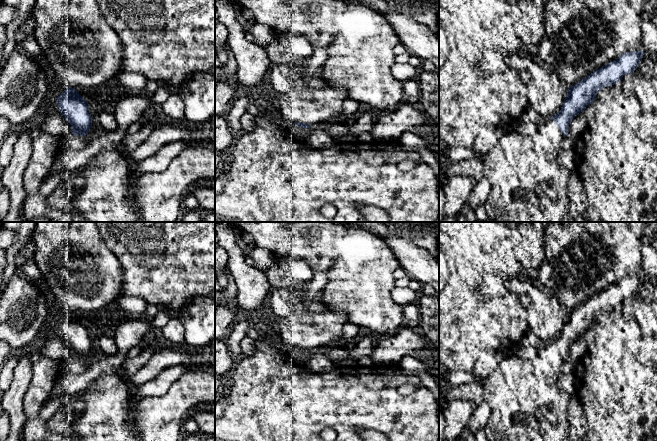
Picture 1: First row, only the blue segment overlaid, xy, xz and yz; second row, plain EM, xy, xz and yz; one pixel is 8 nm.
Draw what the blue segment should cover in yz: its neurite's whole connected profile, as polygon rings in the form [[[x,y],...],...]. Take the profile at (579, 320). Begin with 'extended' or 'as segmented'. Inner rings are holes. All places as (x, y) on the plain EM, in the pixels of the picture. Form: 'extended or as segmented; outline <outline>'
extended; outline [[[643,274],[625,276],[569,311],[561,334],[540,346],[534,360],[503,354],[498,367],[480,383],[484,399],[491,408],[488,423],[493,428],[495,441],[565,441],[568,438],[571,396],[560,386],[558,374],[564,361],[569,359],[569,348],[595,326],[600,314],[621,306],[624,299],[633,297],[644,278]]]

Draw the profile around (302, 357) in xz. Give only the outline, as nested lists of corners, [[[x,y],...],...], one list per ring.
[[[285,347],[285,349],[287,351],[289,351],[290,353],[294,354],[297,357],[297,361],[298,363],[305,365],[306,363],[308,363],[311,360],[311,353],[309,352],[303,352],[303,351],[299,351],[297,349],[295,349],[294,347],[289,348],[289,347]]]

